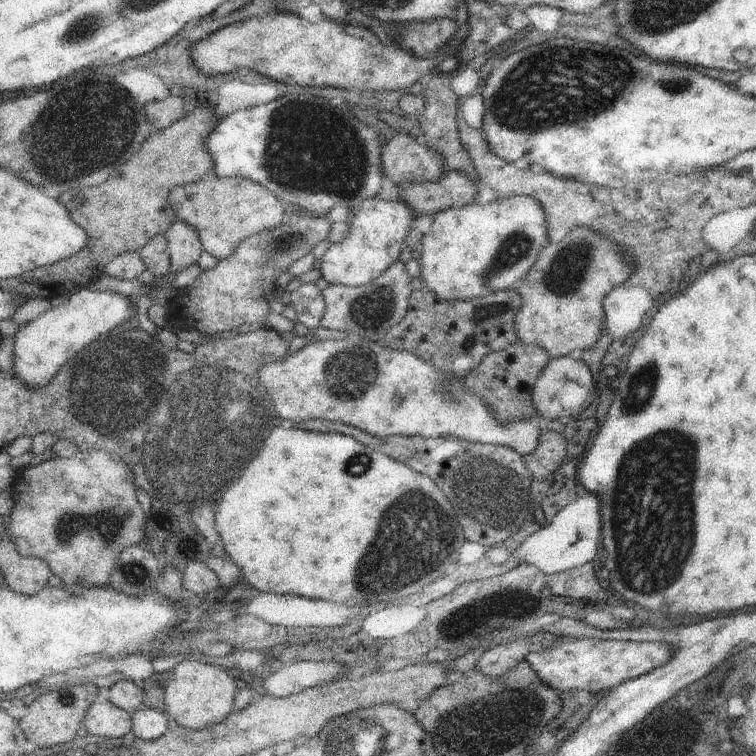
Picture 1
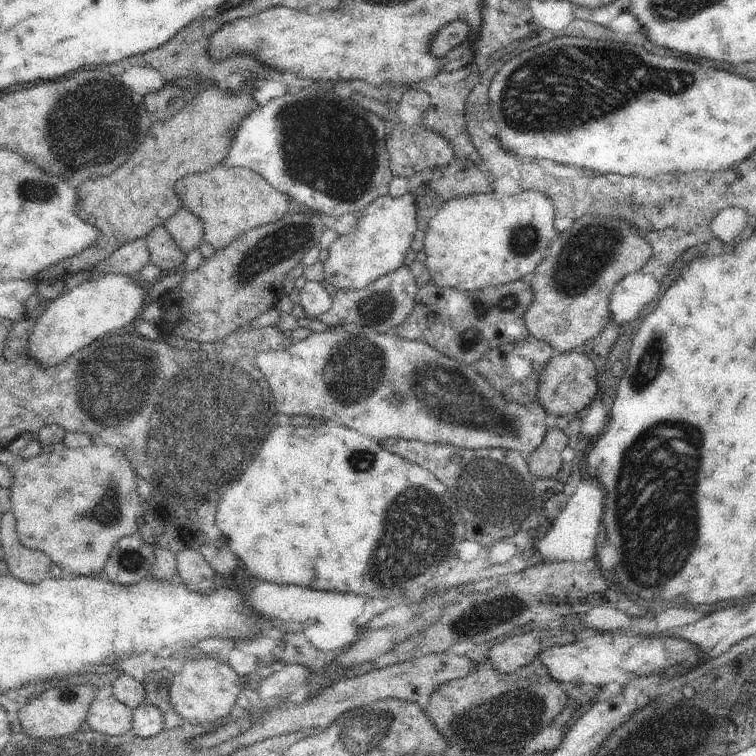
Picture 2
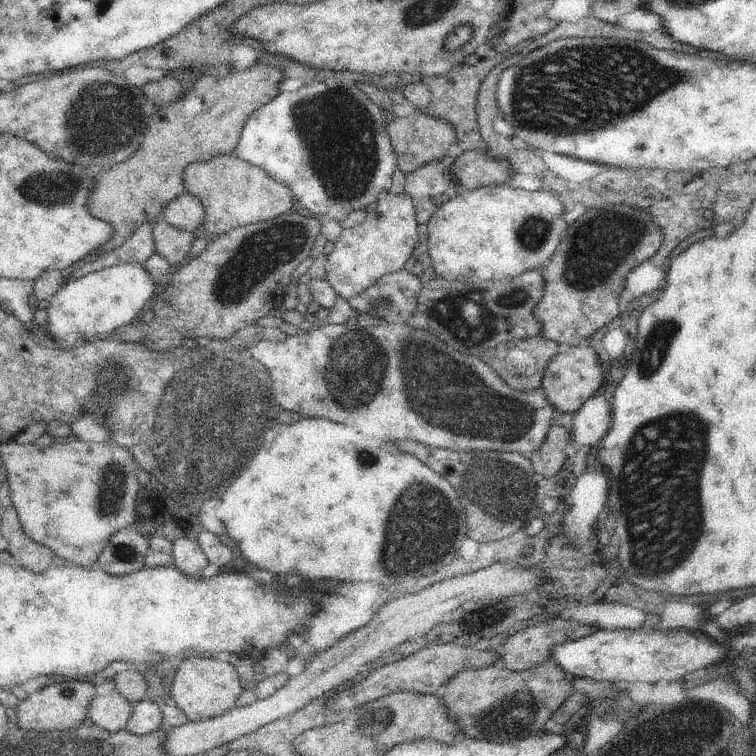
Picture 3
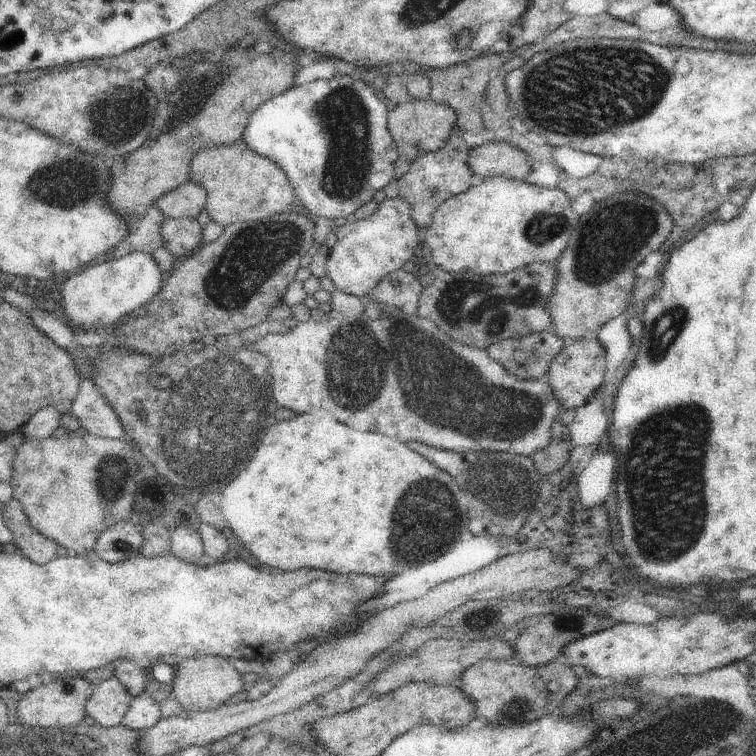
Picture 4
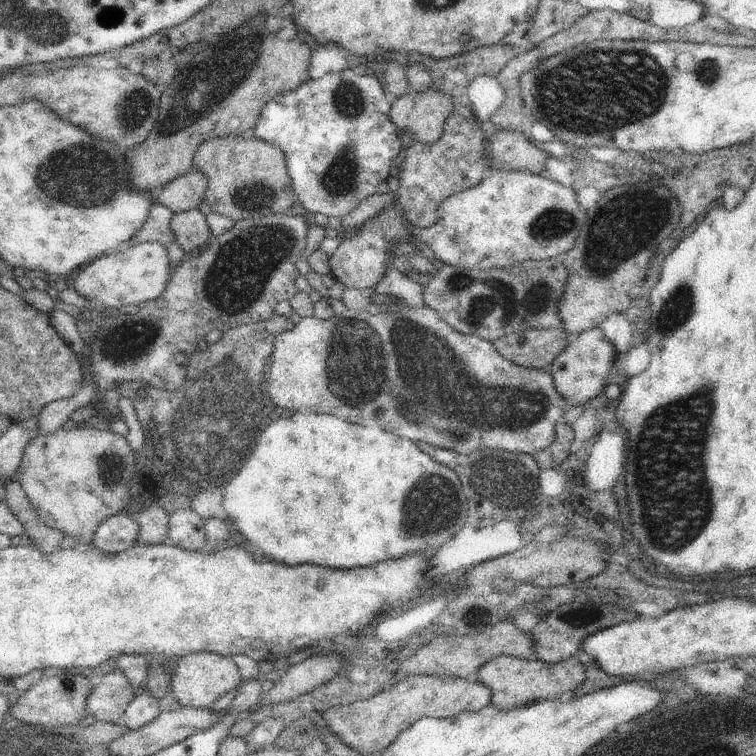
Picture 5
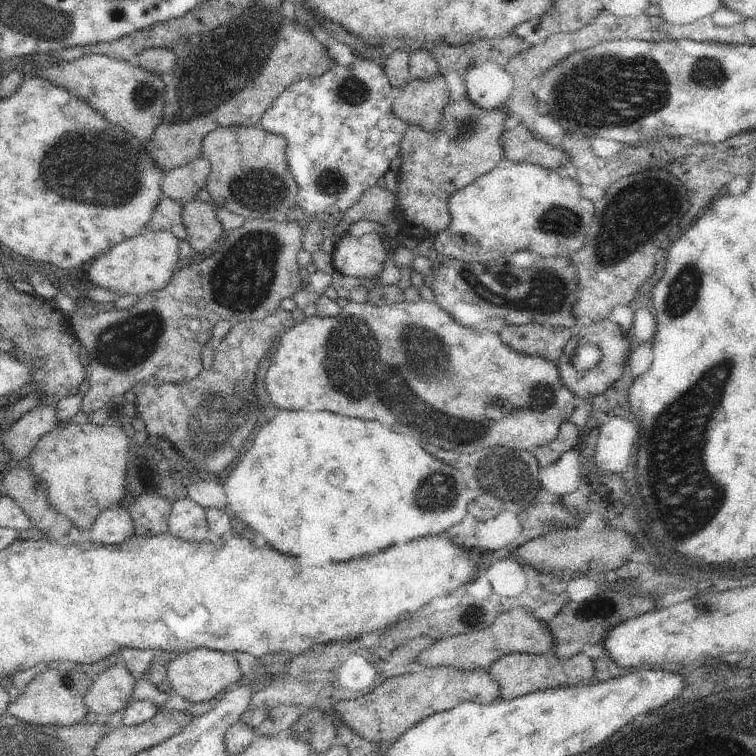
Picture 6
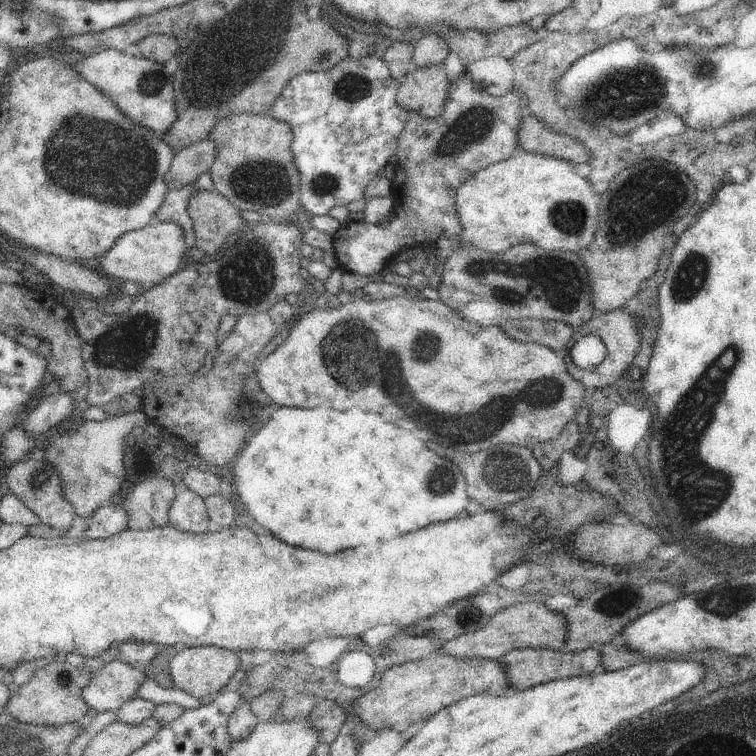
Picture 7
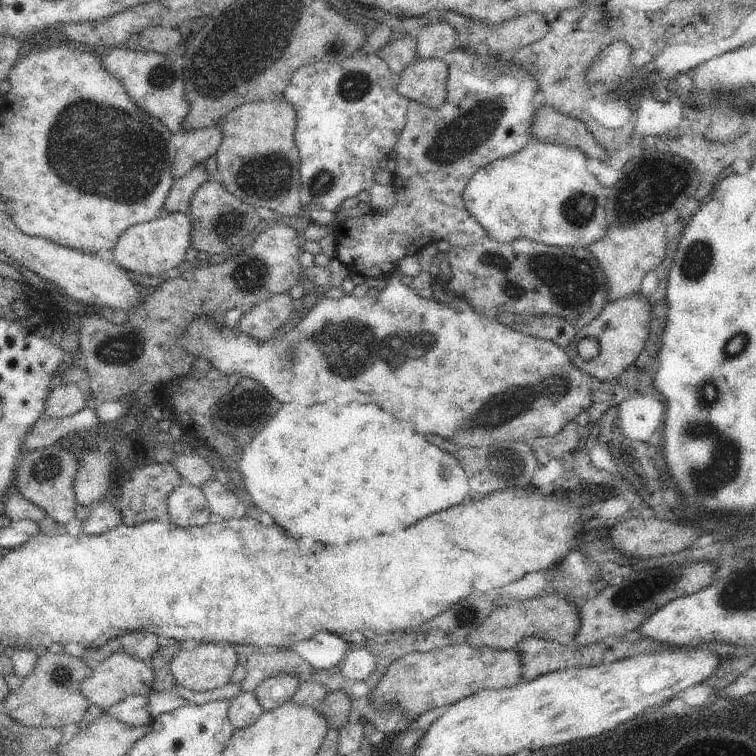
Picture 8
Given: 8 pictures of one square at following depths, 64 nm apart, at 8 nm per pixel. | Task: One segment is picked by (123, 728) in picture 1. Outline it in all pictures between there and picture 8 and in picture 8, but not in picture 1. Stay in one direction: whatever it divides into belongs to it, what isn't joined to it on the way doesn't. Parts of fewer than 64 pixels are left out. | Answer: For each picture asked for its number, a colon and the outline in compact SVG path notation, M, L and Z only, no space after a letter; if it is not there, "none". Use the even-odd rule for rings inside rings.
2: M105 696L91 702L91 708L87 710L85 718L85 728L91 728L95 732L101 732L105 736L121 736L131 730L133 720L133 710L119 702L115 696Z
3: M109 676L109 684L103 686L105 690L97 688L97 694L87 706L87 718L93 722L93 726L99 726L107 732L125 730L133 712L133 704L113 684L113 676Z
4: M109 672L95 682L95 692L89 696L85 712L95 720L95 724L115 728L121 724L131 702L133 696L127 692L121 680Z
5: M111 670L93 682L93 690L87 696L87 716L93 714L101 724L117 724L125 708L135 700L133 686L123 670Z
6: M115 662L93 678L93 684L89 686L83 702L89 712L97 714L97 718L105 718L115 710L127 708L125 702L133 694L135 682L135 676L131 676L131 672L123 664Z
7: M111 660L101 670L93 672L93 678L83 688L81 696L87 702L89 710L117 710L127 700L135 698L141 684L145 682L145 670L137 670L131 664L119 660Z
8: M123 650L119 654L111 654L99 664L93 664L93 674L81 682L81 692L91 704L99 704L103 710L107 710L109 706L125 700L127 696L147 696L151 692L153 678L155 670L147 662L133 658Z

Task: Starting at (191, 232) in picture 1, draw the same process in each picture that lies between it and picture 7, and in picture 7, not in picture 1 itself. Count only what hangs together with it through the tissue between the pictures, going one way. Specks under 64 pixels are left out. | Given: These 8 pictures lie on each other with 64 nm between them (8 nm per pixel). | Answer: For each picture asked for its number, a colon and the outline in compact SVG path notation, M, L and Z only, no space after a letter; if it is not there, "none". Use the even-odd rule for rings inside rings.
2: M179 206L177 212L165 220L165 228L171 232L175 244L185 250L185 254L199 246L199 240L203 238L201 218L183 206Z
3: M183 192L161 210L161 220L187 232L195 232L205 220L205 210L199 196Z
4: M187 180L183 186L167 192L163 198L155 202L157 208L163 210L165 218L183 220L183 218L197 218L201 210L205 210L207 192L199 182Z
5: M191 168L183 176L171 180L167 186L161 186L163 190L155 198L157 204L167 206L175 214L195 210L197 204L205 198L207 190L207 178L199 168Z
6: M199 150L195 160L187 162L185 166L169 170L159 184L161 200L173 198L173 200L179 200L183 206L187 206L197 196L197 190L207 186L209 166L211 166L209 160Z
7: M211 132L207 138L179 150L173 156L173 162L163 178L167 184L167 190L177 190L187 184L193 184L205 170L211 168L213 160L217 156L217 144L211 138Z

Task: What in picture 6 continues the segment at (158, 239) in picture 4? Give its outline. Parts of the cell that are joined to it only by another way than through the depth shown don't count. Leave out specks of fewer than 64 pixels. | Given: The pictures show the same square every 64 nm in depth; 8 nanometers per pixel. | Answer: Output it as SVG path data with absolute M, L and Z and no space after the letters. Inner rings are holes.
M165 198L157 204L157 208L151 214L151 220L145 226L151 232L165 232L169 230L175 234L181 242L187 240L187 226L183 222L183 204L173 198Z

